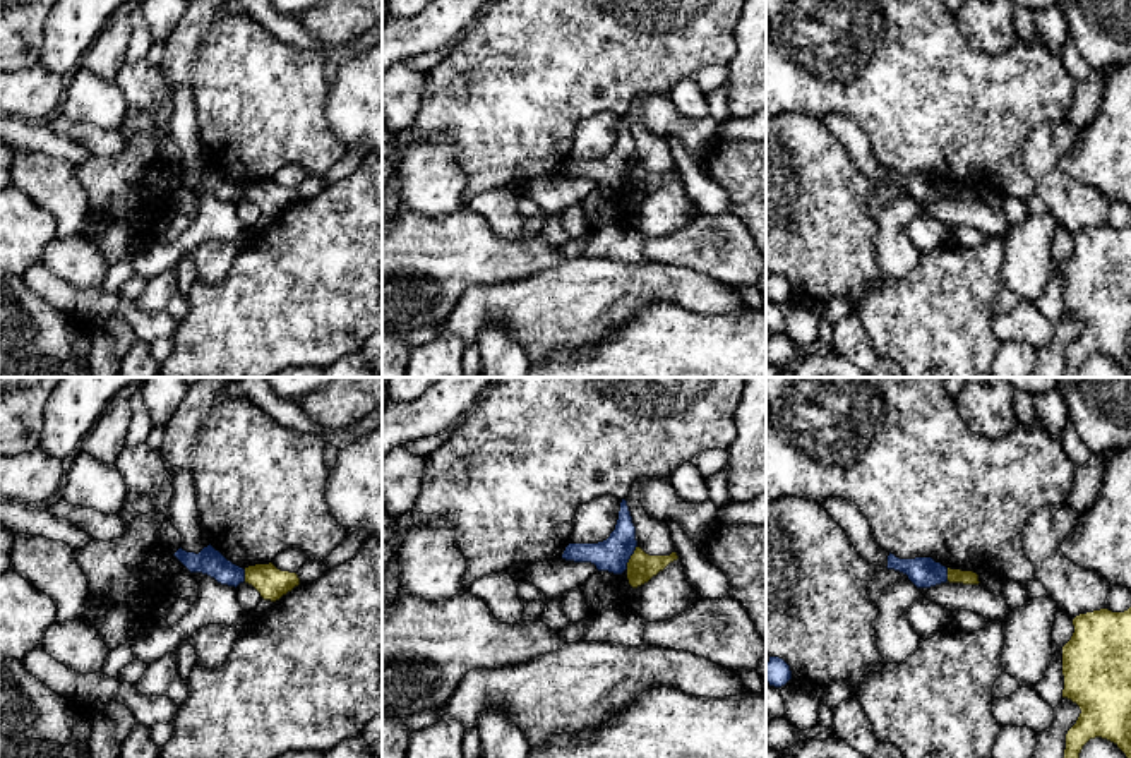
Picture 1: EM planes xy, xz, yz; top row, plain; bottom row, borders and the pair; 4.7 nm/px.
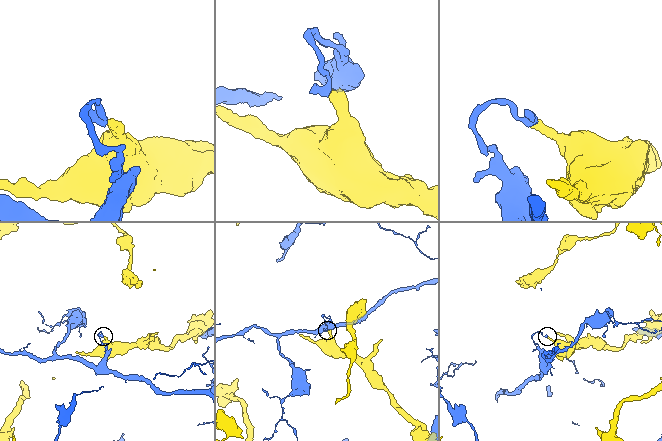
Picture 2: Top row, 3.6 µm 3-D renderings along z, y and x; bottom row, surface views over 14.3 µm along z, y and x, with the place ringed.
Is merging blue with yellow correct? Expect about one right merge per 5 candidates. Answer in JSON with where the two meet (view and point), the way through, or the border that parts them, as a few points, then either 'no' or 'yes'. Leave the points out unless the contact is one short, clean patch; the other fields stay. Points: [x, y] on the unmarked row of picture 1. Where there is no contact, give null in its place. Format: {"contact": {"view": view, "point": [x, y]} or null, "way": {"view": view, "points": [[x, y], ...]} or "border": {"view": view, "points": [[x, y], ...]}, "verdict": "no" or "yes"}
{"contact": {"view": "xz", "point": [629, 174]}, "border": {"view": "xz", "points": [[636, 162], [626, 184]]}, "verdict": "no"}

